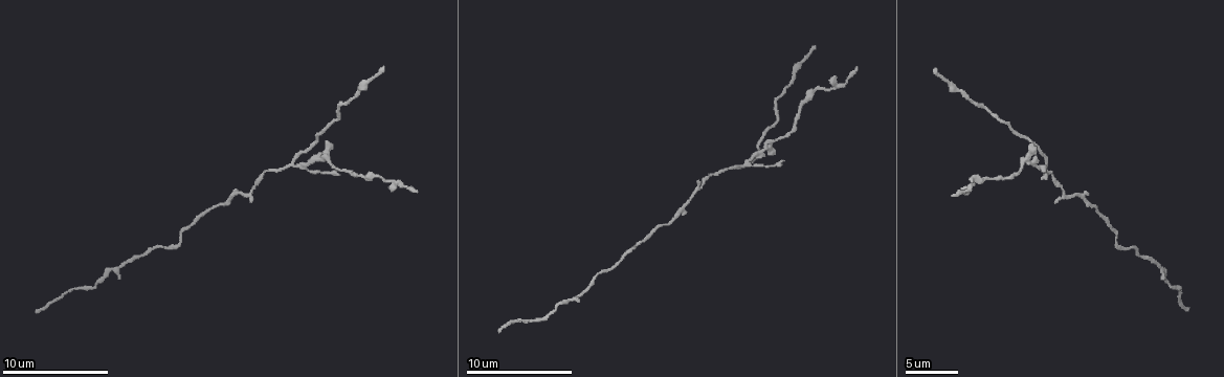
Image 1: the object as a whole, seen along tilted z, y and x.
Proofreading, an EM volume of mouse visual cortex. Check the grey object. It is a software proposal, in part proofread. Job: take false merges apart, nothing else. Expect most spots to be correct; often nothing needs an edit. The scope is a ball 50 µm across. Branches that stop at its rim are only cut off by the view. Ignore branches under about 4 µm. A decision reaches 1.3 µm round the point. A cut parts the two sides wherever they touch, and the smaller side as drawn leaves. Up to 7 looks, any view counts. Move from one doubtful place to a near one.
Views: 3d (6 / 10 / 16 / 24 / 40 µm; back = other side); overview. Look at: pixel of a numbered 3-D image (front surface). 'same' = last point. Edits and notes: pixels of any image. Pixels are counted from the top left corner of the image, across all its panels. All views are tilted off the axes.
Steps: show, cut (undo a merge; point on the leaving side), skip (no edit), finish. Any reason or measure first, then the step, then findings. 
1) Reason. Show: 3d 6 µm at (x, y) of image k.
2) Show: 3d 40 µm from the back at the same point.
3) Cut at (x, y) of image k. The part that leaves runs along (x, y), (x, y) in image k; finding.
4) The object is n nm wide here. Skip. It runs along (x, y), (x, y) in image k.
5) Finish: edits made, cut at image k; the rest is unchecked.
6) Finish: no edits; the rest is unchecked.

Side arm on a straight run. Show: 3d 6 µm at (253, 185) of image 1.

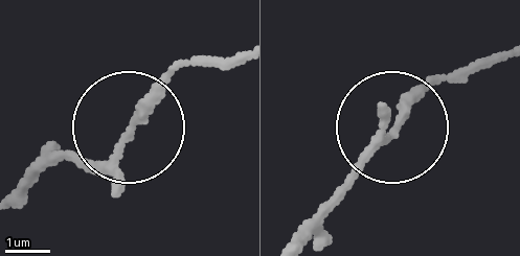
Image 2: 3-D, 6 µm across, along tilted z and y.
Other side. Show: 3d 6 µm from the back at (128, 131) of image 2.

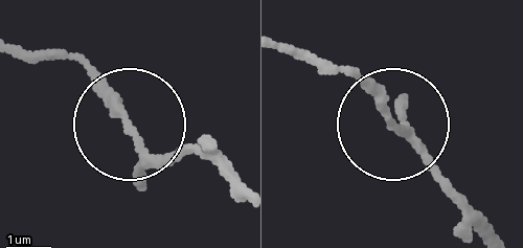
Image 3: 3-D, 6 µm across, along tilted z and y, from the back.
Skip. It runs along (462, 206), (423, 142), (342, 70) in image 3; one neuron here.

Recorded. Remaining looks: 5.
Show: 3d 6 µm at (1047, 162) of image 1.

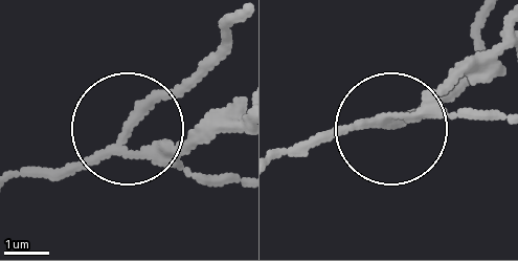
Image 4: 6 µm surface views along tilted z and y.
Show: 3d 6 µm from the back at (129, 128) of image 4.

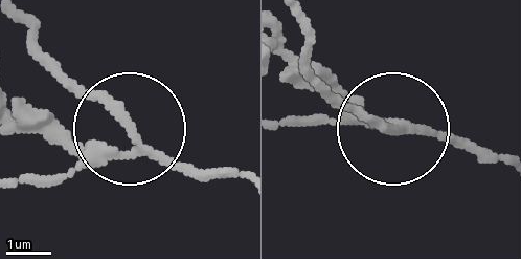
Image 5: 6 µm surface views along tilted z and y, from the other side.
The object is 240 nm wide here. Cut at (46, 132) of image 5. The part that leaves runs along (97, 145), (20, 135) in image 5; two neurons meet here.

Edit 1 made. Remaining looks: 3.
Show: 3d 10 µm at (1098, 215) of image 1.

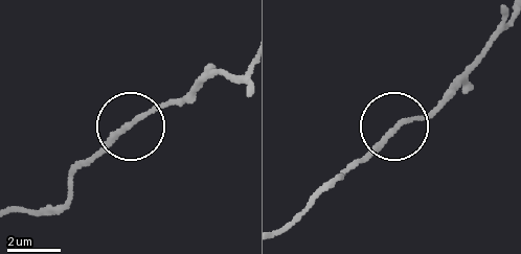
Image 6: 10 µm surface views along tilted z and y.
Show: 3d 6 µm at (397, 126) of image 6.

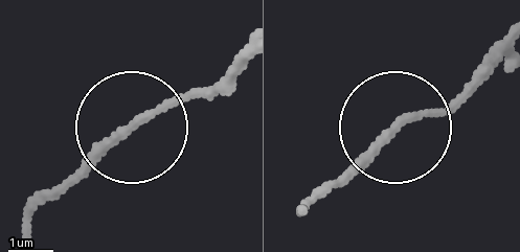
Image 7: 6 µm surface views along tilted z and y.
The object is 170 nm wide here. Skip. It runs along (243, 64), (127, 124), (36, 207) in image 7; all the same neuron.

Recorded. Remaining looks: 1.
Finish: edits made, cut at image 5; the rest is unchecked.

